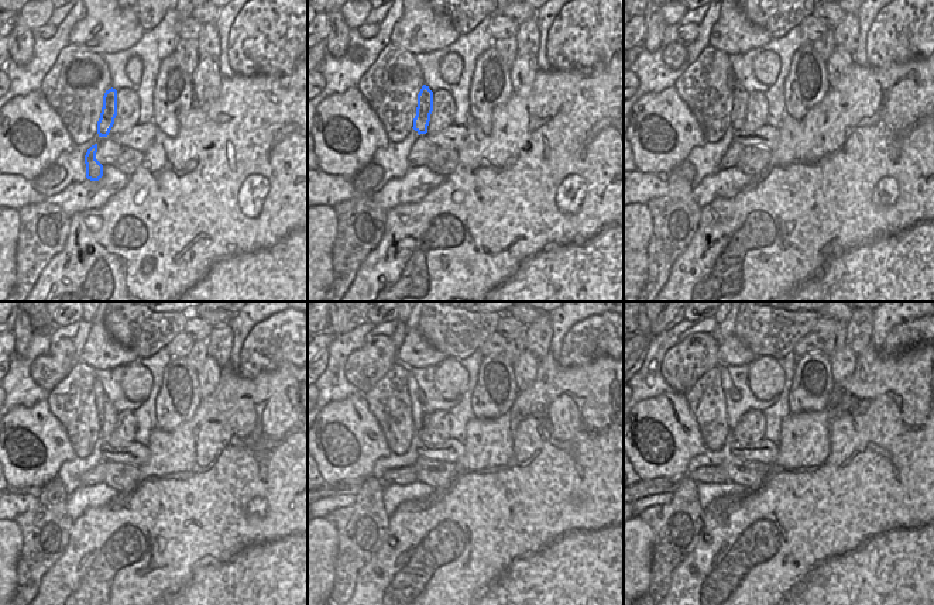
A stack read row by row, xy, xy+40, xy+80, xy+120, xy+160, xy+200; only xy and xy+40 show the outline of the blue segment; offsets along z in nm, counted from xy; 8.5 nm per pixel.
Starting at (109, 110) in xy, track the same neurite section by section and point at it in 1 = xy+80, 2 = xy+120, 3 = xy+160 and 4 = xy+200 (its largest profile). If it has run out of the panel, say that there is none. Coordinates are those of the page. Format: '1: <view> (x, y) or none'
1: xy+80 (741, 98)
2: xy+120 (109, 418)
3: xy+160 (421, 396)
4: xy+200 (734, 394)

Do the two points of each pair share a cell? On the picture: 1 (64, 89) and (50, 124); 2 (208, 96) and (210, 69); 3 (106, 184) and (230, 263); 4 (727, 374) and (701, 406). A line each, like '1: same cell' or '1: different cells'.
1: different cells
2: same cell
3: different cells
4: different cells

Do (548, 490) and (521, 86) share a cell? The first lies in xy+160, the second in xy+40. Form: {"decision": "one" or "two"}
{"decision": "two"}

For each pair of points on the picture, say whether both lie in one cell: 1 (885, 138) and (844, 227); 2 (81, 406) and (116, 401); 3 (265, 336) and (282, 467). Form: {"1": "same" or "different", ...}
{"1": "same", "2": "different", "3": "different"}

